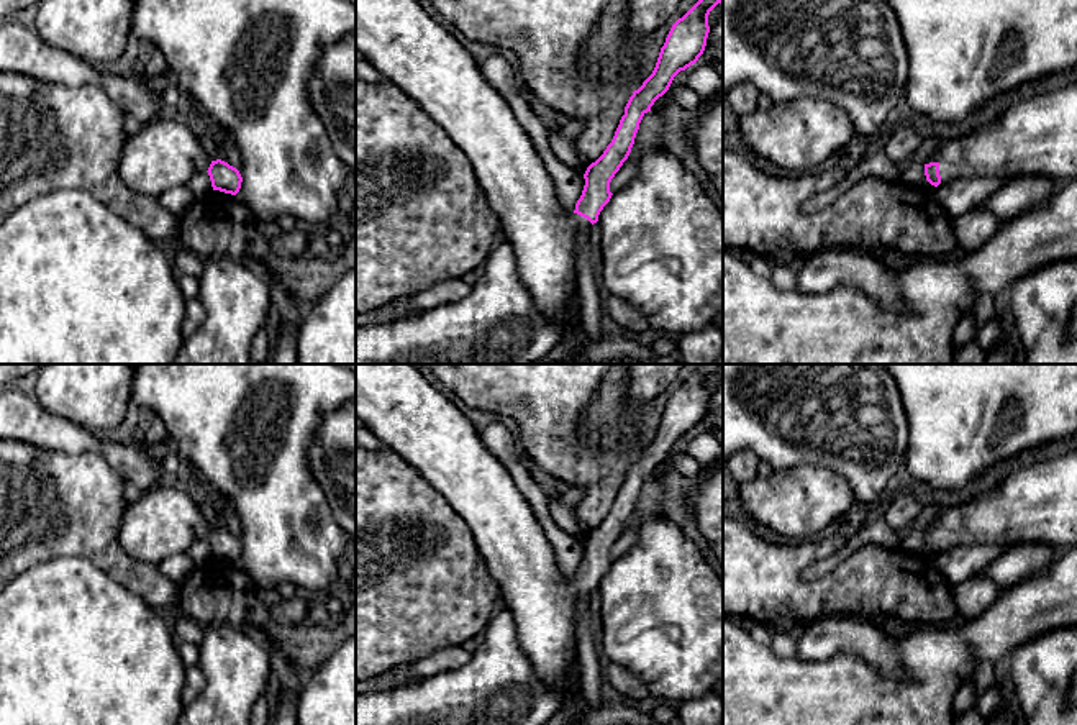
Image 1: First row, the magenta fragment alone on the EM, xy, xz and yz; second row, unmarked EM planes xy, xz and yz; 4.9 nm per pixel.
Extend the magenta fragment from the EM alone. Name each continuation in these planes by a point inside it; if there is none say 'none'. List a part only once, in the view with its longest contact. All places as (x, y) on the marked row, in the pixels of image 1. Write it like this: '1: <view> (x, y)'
1: yz (1036, 136)

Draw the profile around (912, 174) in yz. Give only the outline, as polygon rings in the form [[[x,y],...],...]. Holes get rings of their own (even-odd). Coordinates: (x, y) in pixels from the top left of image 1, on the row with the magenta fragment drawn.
[[[911,159],[908,162],[905,162],[903,166],[900,166],[900,176],[897,179],[903,187],[911,187],[911,189],[923,189],[923,190],[928,190],[931,194],[936,194],[936,189],[934,185],[931,185],[928,180],[926,180],[926,176],[925,176],[925,164],[921,164],[916,159]]]

